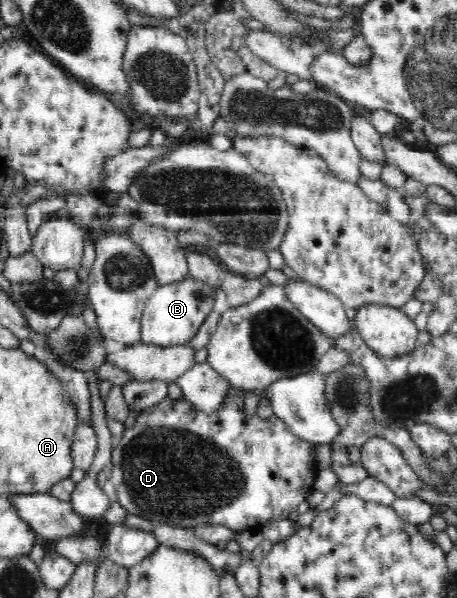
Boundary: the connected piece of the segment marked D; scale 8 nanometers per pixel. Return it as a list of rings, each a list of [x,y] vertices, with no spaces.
[[[234,388],[227,393],[224,400],[224,405],[215,411],[215,414],[203,413],[195,410],[195,407],[186,401],[180,399],[172,401],[169,396],[165,397],[161,403],[155,405],[150,411],[139,413],[134,425],[126,430],[122,435],[119,444],[112,449],[112,476],[110,479],[116,489],[118,502],[121,507],[124,507],[131,515],[139,515],[147,521],[164,523],[169,526],[177,526],[180,528],[197,528],[205,525],[227,526],[233,529],[234,532],[241,532],[241,529],[252,527],[255,530],[255,525],[263,523],[263,521],[285,519],[291,511],[297,510],[297,506],[307,499],[307,495],[313,489],[313,483],[318,471],[317,462],[315,462],[315,446],[317,443],[303,441],[294,433],[289,431],[283,420],[273,415],[268,419],[259,417],[258,413],[248,416],[244,411],[244,394],[245,390]]]

